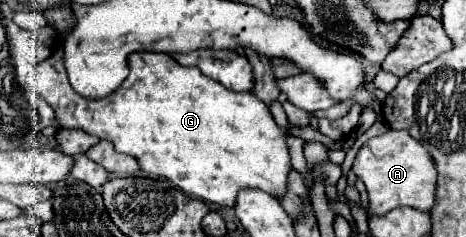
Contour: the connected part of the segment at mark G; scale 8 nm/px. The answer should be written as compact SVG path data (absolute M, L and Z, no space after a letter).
M61 44L55 46L53 58L55 64L41 62L37 66L37 72L29 76L29 86L55 108L61 128L79 128L101 140L113 142L117 152L135 156L141 170L169 178L175 186L185 190L185 194L203 198L205 202L233 208L237 194L243 188L259 188L275 198L287 194L291 172L291 156L287 148L289 130L281 128L273 120L267 104L263 106L261 100L251 96L251 92L231 92L219 82L203 76L199 68L185 68L167 54L133 52L129 56L129 78L123 82L119 98L107 96L103 100L83 100L67 80Z

